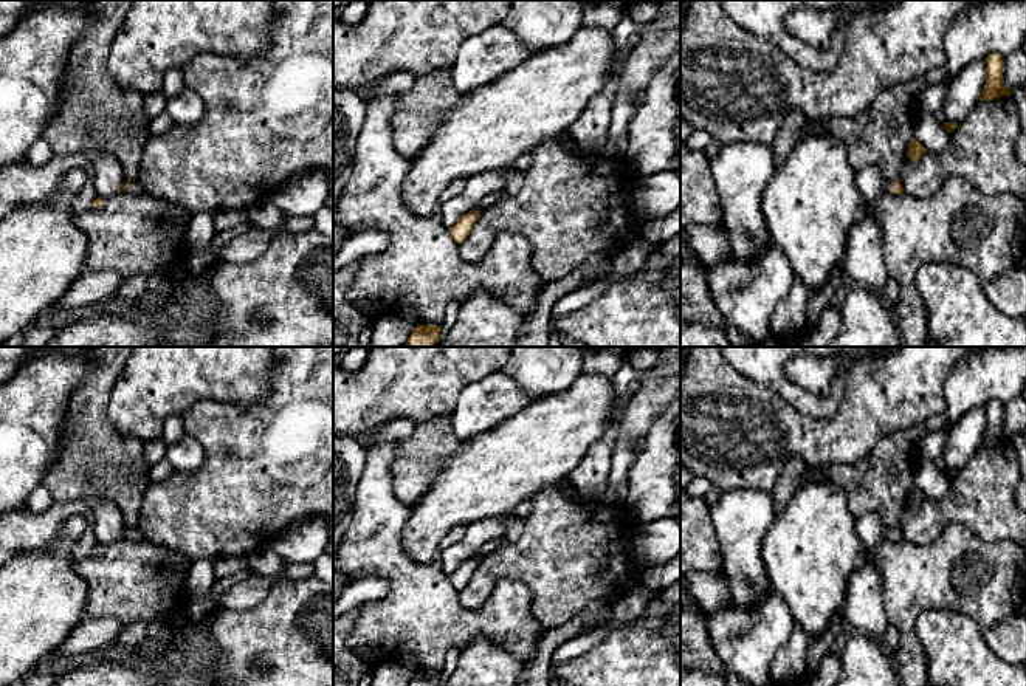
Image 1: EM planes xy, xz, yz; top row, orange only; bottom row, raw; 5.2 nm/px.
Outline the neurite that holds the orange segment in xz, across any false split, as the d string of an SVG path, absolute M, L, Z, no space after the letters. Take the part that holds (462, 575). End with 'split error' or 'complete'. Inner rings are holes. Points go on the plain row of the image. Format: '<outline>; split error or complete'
M490 540L482 545L476 556L470 557L463 564L460 564L454 573L449 575L451 584L456 590L462 592L470 582L473 573L479 567L480 561L485 559L496 547L498 540Z; split error

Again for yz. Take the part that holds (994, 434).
M998 400L989 401L986 404L986 432L981 440L980 448L992 448L1000 443L1011 443L1011 437L1004 432L1003 418L1004 409L1003 403Z; complete

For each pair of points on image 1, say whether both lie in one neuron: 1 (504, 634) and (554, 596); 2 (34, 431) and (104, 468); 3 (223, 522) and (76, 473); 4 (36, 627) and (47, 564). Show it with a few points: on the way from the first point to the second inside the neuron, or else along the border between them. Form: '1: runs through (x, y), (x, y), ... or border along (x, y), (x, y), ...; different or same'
1: border along (516, 579), (529, 589), (530, 613), (546, 629); different
2: border along (68, 409), (61, 456), (44, 477); different
3: border along (151, 482), (144, 491), (140, 519), (135, 525); different
4: runs through (36, 612), (37, 593), (45, 579); same

